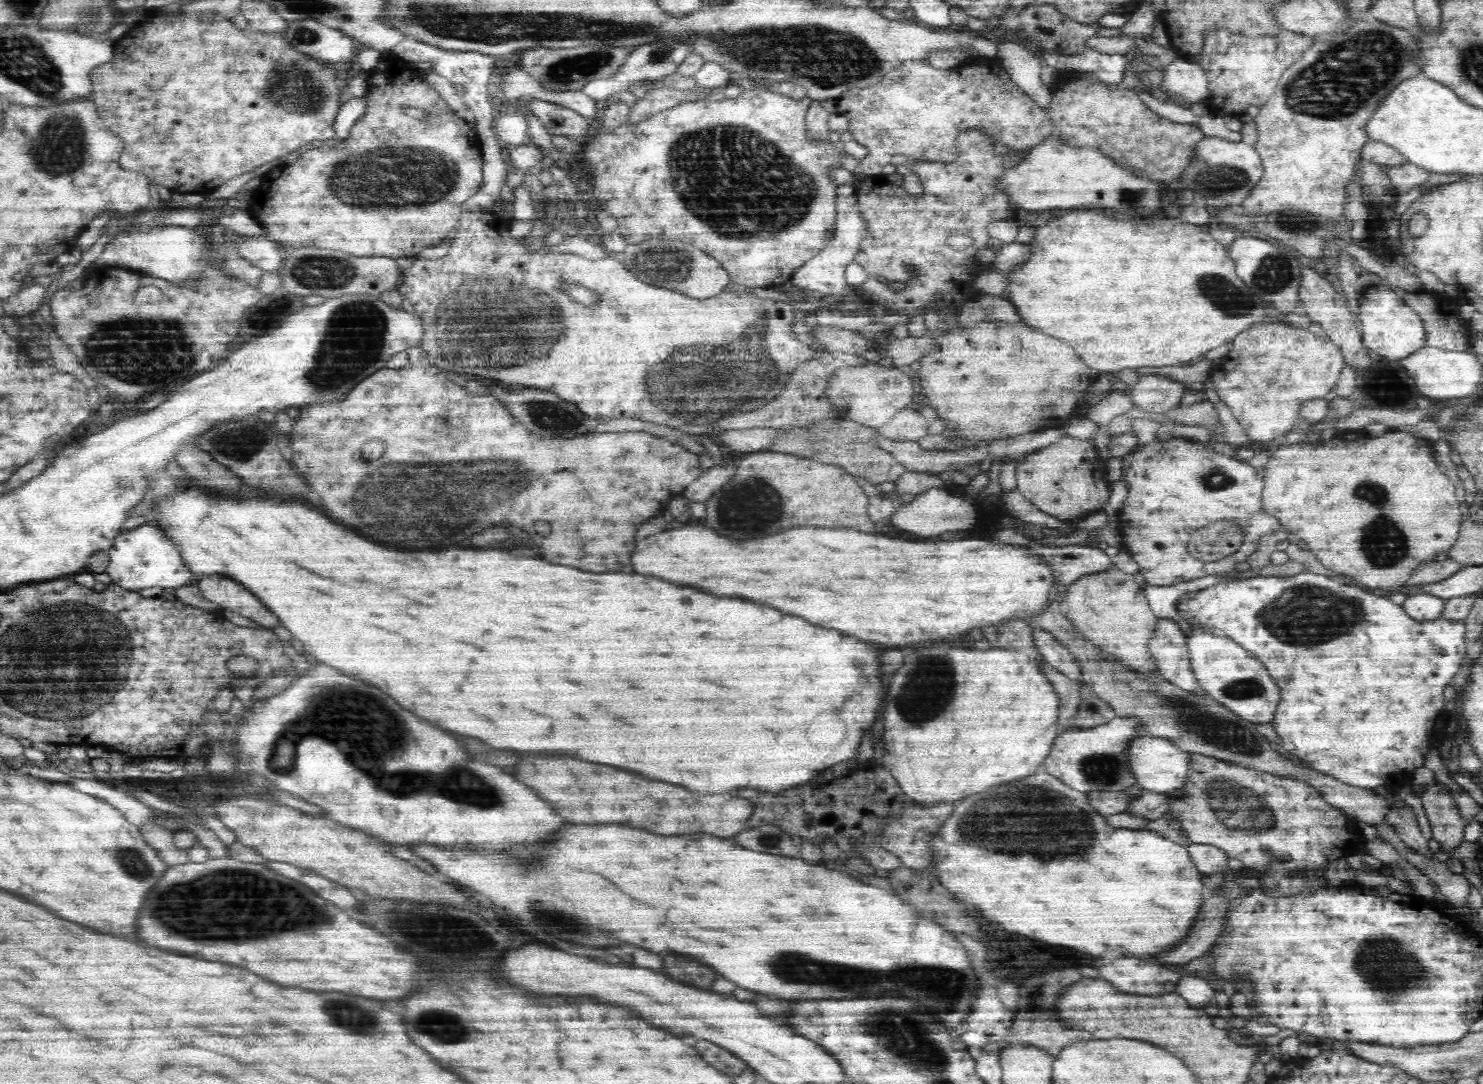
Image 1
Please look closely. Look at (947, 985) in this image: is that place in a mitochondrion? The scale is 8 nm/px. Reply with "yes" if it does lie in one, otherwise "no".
yes

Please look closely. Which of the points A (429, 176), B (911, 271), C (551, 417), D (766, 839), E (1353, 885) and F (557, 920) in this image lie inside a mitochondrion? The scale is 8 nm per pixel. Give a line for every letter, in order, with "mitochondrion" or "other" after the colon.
A: mitochondrion
B: mitochondrion
C: mitochondrion
D: mitochondrion
E: other
F: mitochondrion

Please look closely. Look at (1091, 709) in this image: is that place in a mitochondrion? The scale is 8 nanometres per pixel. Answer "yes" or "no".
yes

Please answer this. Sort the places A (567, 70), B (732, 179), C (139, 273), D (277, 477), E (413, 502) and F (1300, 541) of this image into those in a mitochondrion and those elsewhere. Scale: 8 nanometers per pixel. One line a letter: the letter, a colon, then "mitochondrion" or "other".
A: mitochondrion
B: mitochondrion
C: other
D: other
E: mitochondrion
F: other

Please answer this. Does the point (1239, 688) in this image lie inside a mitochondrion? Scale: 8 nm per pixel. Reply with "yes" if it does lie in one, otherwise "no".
yes

